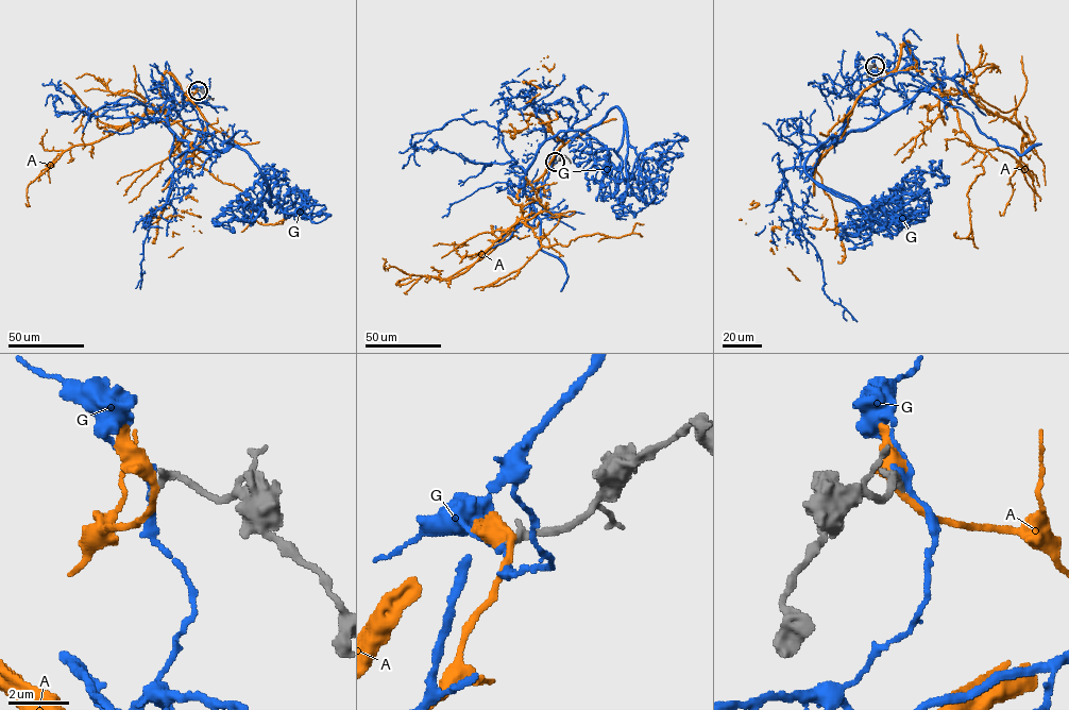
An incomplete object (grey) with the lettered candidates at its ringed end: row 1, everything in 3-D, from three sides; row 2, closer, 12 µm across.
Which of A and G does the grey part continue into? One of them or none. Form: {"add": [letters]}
{"add": []}

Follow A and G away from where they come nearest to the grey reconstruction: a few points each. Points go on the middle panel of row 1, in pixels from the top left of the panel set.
A: (555, 161), (545, 172), (563, 145), (552, 129), (531, 116), (524, 129), (557, 117), (531, 83), (546, 67)
G: (555, 162), (532, 202), (525, 174), (538, 149), (616, 107), (627, 146), (620, 198), (635, 213), (615, 214)

